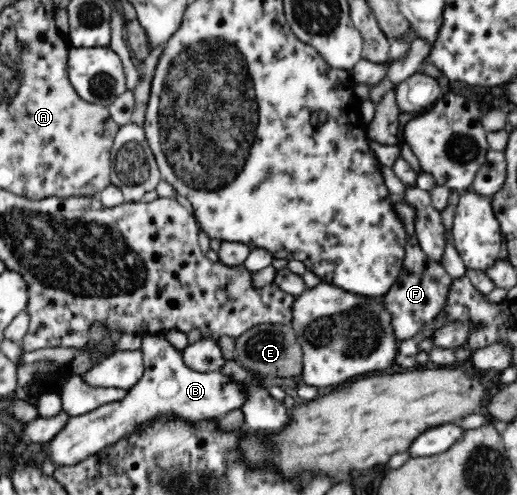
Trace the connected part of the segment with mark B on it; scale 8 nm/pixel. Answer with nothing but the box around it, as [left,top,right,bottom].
[34,334,249,467]

